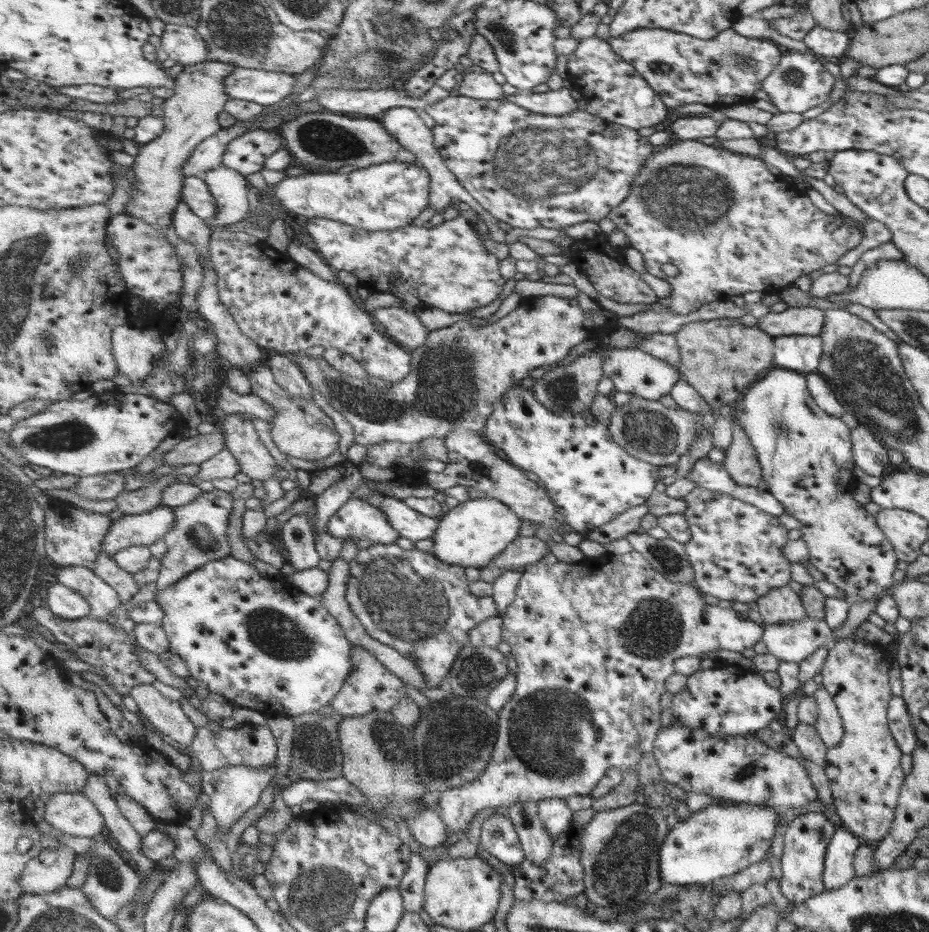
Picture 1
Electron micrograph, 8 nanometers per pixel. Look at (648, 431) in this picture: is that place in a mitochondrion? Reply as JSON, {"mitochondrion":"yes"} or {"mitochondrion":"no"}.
{"mitochondrion":"yes"}

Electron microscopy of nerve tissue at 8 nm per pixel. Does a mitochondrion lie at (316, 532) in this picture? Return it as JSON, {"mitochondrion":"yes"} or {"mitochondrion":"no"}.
{"mitochondrion":"no"}

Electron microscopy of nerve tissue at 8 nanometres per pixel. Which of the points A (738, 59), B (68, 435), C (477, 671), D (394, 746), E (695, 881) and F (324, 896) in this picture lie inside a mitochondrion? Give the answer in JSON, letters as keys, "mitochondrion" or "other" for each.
{"A":"mitochondrion","B":"mitochondrion","C":"mitochondrion","D":"mitochondrion","E":"other","F":"mitochondrion"}

